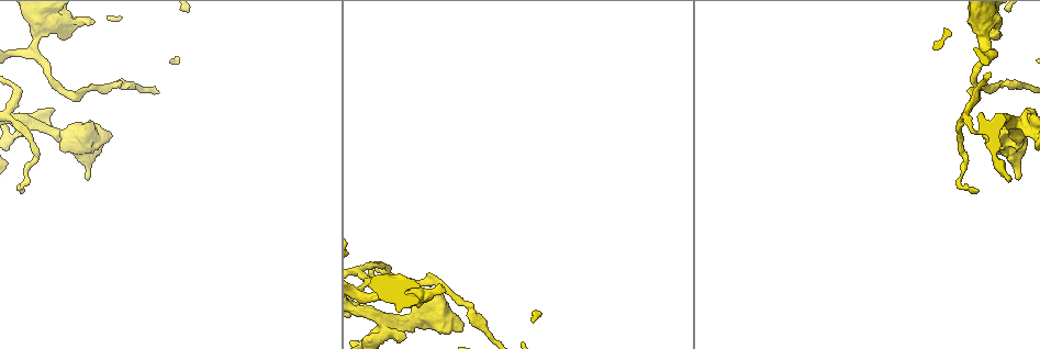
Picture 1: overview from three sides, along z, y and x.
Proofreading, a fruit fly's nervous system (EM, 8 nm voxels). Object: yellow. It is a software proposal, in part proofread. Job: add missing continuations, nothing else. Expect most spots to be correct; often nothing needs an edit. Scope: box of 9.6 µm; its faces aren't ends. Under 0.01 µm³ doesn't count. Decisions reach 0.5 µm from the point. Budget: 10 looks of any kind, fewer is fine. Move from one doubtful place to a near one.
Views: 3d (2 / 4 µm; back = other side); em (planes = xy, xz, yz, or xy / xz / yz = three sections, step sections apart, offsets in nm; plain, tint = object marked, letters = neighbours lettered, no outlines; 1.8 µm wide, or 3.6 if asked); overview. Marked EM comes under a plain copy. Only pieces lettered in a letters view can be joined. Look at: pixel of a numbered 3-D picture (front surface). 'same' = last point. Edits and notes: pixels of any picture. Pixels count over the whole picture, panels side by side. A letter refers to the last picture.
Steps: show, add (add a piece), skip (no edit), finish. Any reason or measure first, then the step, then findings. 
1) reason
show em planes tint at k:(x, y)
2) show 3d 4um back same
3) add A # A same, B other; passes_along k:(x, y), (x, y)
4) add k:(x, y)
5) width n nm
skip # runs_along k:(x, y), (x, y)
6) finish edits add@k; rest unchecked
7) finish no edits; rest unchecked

free end
show 3d 4um at 1:(89, 178)

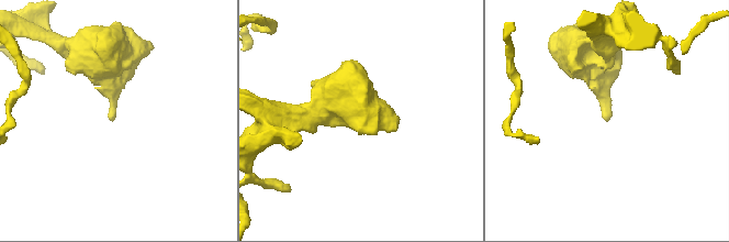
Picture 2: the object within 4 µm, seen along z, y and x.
now the EM
show em planes letters at 2:(605, 120)

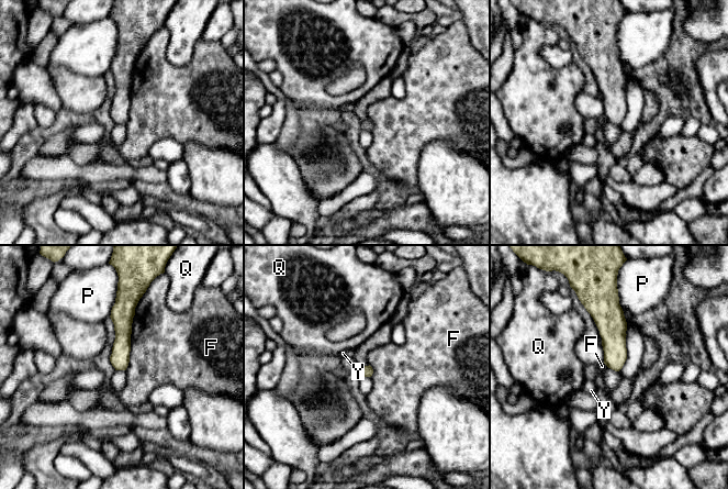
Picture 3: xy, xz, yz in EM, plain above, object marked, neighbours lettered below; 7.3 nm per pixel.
skip # F other, P other, Q other, Y other; none of them fits

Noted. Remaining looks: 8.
end of a long branch
show 3d 2um at 1:(20, 192)

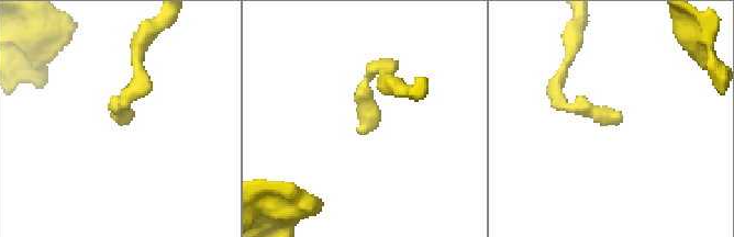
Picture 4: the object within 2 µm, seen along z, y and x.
now the EM
show em planes letters at 4:(363, 133)

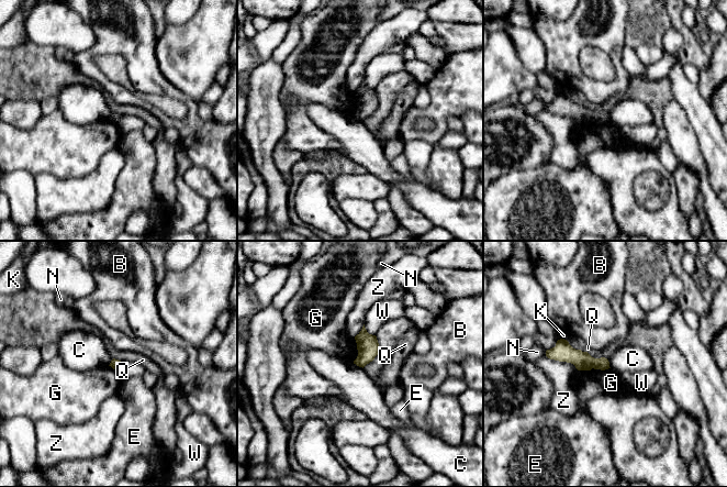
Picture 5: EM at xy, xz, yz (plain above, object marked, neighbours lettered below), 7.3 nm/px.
skip # B other, C other, E other, G other, K other, N other, Q other, W other, Z other; runs_along 5:(548, 353), (606, 365); no lettered piece goes on from it

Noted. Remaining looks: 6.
thick turns thin
show 3d 4um at 1:(1013, 126)

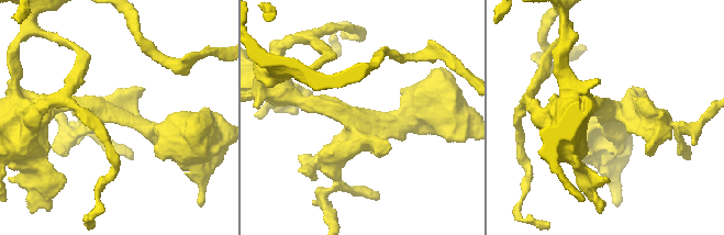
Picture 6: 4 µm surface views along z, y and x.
need the tissue
show em planes letters at 6:(613, 119)

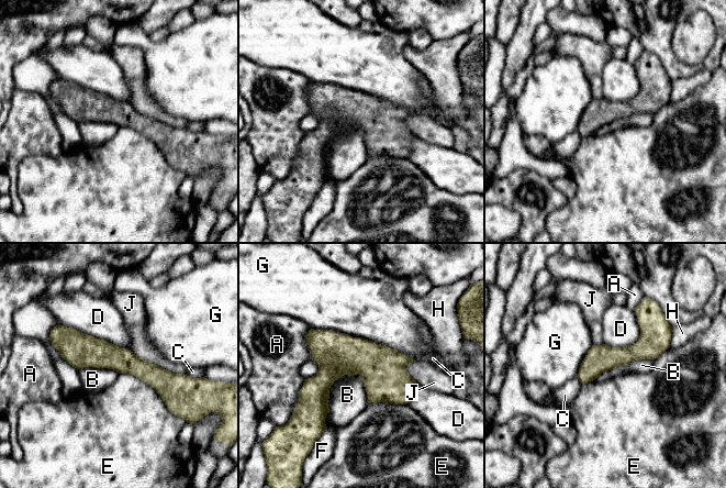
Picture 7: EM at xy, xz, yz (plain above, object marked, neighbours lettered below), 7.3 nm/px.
skip # A other, B other, C other, D other, E other, F other, G other, H other, J other; border 7:(359, 374), (334, 381), (328, 412); no lettered piece goes on from it

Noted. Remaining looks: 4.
three arms meet
show 3d 2um at 1:(983, 48)

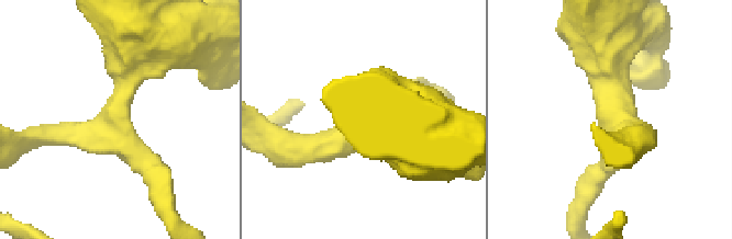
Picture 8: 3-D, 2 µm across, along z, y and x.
arms 3; arm_widths 170, 190, 600 nm
show em planes letters at 8:(613, 122)

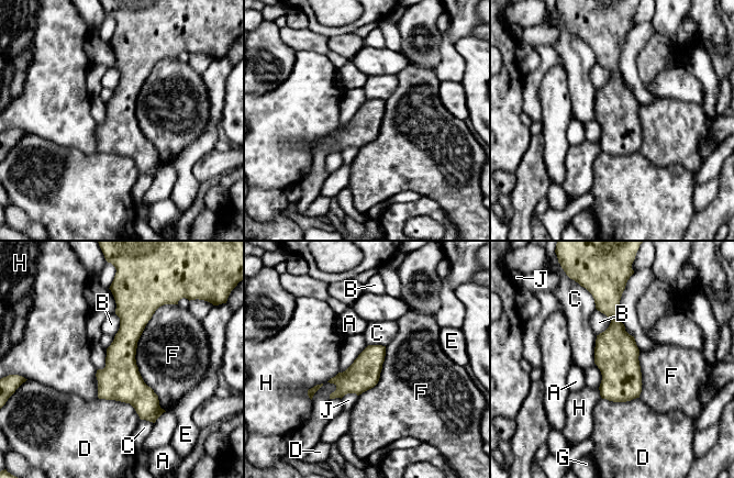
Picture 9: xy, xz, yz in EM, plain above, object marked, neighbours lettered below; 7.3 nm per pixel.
skip # A other, B other, C other, D other, E other, F other, G other, H other, J other; runs_along 9:(126, 298), (126, 382), (153, 419); none of them fits

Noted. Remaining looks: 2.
finish no edits; rest unchecked

